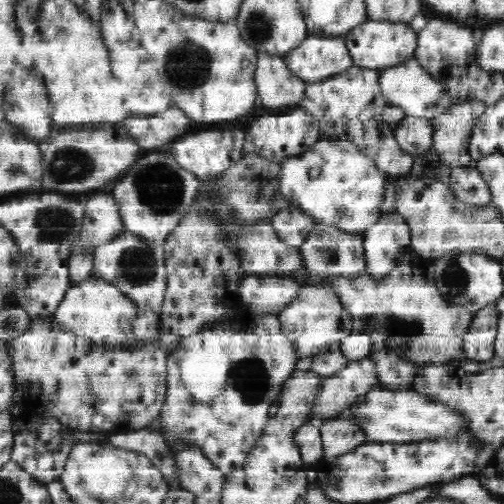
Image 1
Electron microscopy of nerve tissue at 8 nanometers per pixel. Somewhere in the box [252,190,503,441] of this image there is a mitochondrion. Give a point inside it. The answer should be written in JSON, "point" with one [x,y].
{"point":[456,281]}

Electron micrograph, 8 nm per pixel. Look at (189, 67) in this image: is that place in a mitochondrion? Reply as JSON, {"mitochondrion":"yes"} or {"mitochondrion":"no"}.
{"mitochondrion":"yes"}

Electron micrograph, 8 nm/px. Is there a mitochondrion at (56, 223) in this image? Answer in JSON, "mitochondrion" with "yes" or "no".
{"mitochondrion":"yes"}

